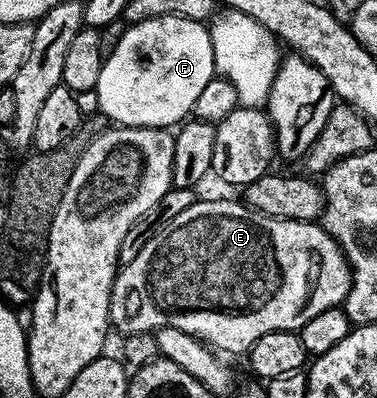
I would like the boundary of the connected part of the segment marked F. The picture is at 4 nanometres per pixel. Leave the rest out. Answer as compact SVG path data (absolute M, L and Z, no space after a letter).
M181 16L150 18L123 30L125 32L121 34L120 41L113 48L111 45L110 51L104 57L102 74L98 74L94 91L99 111L109 121L130 128L168 130L179 125L191 113L194 102L198 102L198 94L202 94L206 82L214 78L216 67L211 31L201 21Z

